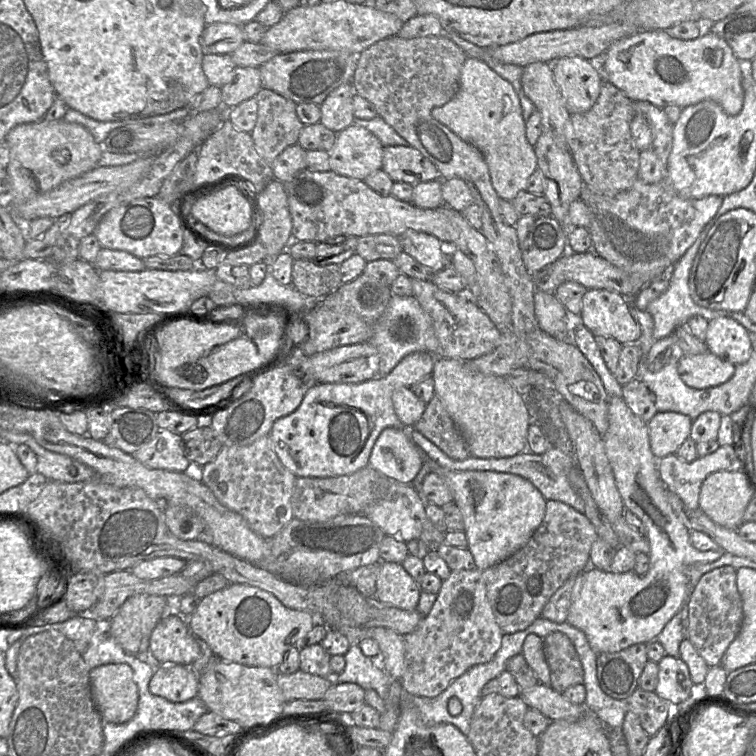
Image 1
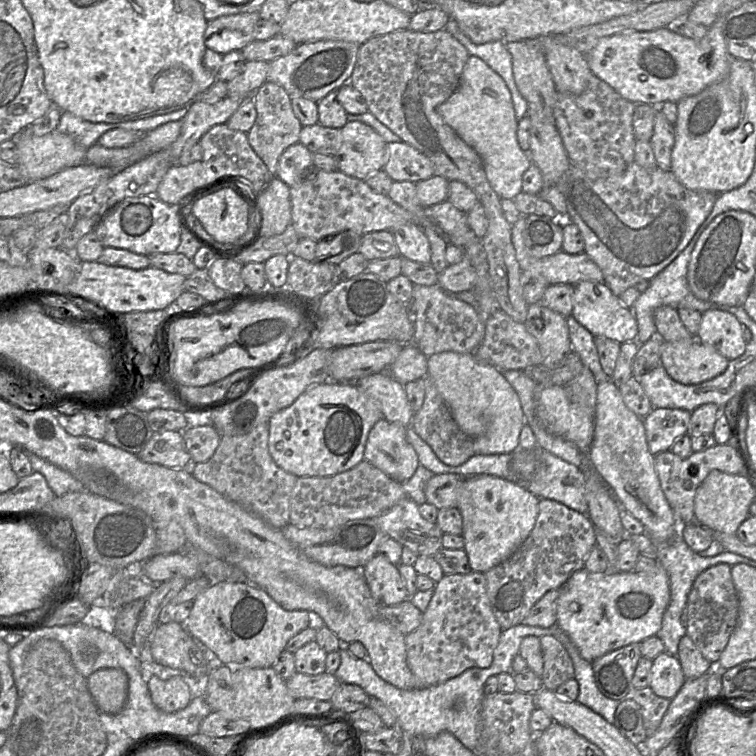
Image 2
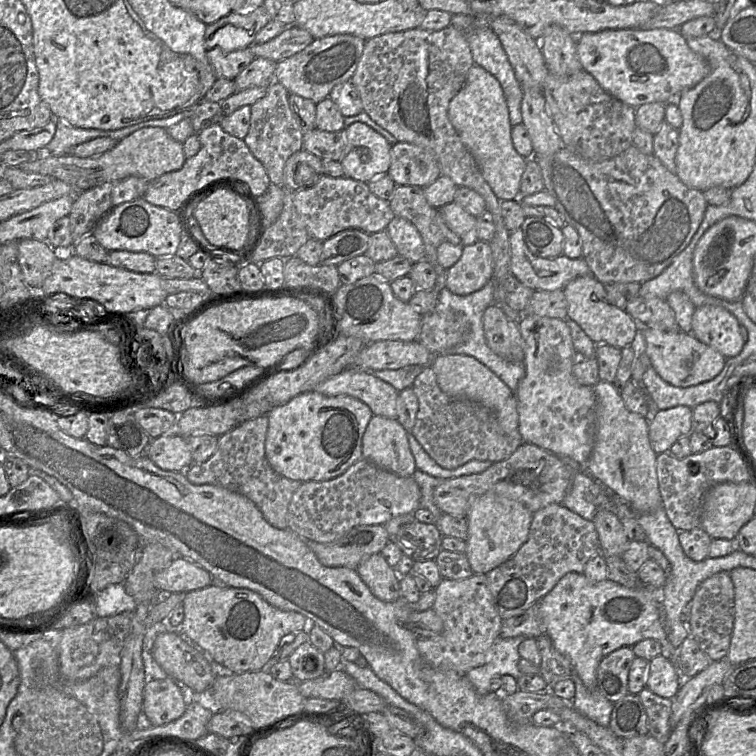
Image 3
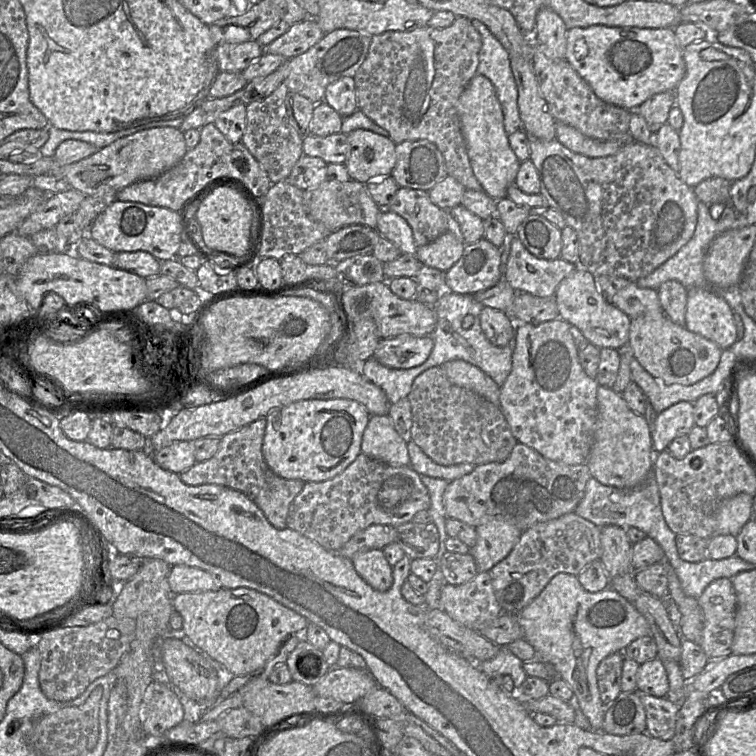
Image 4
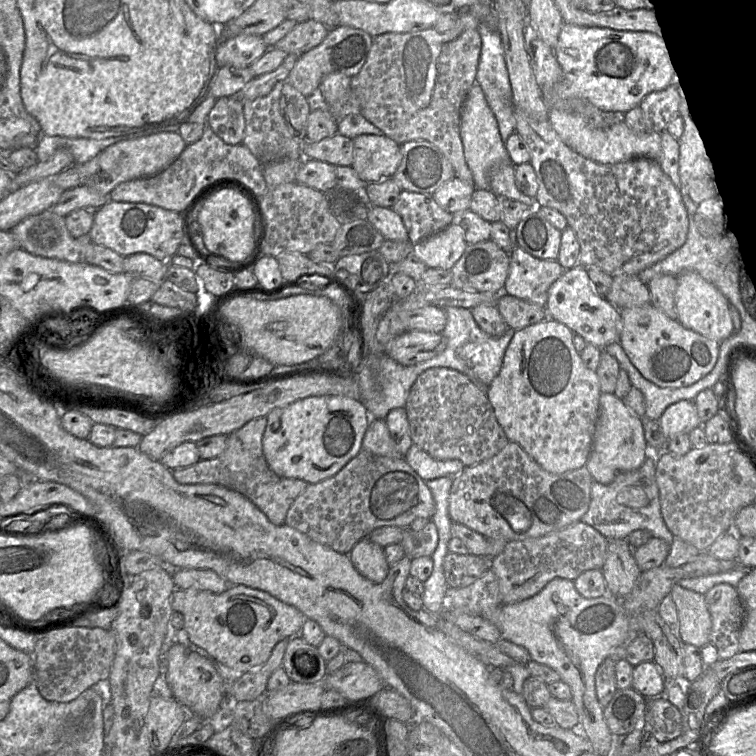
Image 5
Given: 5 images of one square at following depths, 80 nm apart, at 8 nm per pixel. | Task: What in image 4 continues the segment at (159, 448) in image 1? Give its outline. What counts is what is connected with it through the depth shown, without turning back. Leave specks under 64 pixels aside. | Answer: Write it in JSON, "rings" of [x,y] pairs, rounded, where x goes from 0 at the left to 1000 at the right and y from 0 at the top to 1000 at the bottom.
{"rings":[[[230,583],[200,599],[210,616],[233,627],[249,622],[259,612],[255,583]]]}

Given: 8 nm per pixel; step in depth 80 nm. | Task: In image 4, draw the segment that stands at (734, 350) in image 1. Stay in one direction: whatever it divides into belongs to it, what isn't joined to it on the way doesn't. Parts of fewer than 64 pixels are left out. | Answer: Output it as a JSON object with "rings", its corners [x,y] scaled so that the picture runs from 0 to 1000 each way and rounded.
{"rings":[[[927,381],[909,382],[906,433],[909,437],[944,452],[955,463],[964,460],[976,450],[968,407],[951,390]]]}

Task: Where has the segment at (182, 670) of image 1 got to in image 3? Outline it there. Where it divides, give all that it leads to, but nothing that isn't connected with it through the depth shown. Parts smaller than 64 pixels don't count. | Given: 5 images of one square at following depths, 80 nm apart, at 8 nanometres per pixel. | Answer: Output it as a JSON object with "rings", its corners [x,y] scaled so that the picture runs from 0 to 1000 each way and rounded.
{"rings":[[[224,894],[216,899],[194,901],[189,914],[188,943],[201,960],[220,959],[242,946],[246,931],[237,906]]]}

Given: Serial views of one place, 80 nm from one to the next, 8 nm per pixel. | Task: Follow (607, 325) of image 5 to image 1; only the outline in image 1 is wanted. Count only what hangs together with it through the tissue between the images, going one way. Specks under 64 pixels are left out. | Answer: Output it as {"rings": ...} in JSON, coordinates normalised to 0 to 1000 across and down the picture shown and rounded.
{"rings":[[[779,381],[770,393],[765,423],[786,443],[811,447],[823,456],[841,452],[848,443],[848,434],[833,414],[835,396],[808,384]]]}

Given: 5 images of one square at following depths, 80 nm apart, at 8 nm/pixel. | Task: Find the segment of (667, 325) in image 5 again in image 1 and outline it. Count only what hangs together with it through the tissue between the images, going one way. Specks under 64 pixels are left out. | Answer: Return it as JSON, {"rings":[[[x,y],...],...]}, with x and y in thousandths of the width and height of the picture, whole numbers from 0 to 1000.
{"rings":[[[939,464],[921,470],[903,468],[896,487],[903,505],[919,515],[952,509],[963,504],[972,492],[972,483],[952,475]]]}

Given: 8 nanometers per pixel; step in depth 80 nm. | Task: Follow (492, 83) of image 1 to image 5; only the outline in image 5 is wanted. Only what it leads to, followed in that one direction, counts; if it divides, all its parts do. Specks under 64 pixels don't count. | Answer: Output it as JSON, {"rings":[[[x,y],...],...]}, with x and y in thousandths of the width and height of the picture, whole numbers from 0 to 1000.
{"rings":[[[630,108],[622,118],[608,148],[608,172],[616,214],[624,226],[630,250],[647,250],[647,226],[661,214],[675,213],[673,204],[664,187],[657,159],[648,144],[636,114]]]}

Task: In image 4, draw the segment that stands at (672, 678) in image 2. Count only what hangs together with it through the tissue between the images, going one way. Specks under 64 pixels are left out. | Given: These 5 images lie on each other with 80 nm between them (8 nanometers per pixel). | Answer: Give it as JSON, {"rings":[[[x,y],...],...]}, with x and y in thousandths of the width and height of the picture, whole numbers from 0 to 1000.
{"rings":[[[865,870],[844,884],[841,892],[843,913],[866,922],[881,922],[885,902],[877,876]]]}

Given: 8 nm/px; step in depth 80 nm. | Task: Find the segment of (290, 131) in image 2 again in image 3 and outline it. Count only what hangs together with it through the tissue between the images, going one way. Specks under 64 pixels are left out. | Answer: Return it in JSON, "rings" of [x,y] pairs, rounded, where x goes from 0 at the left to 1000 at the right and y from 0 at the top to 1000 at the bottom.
{"rings":[[[369,108],[357,110],[352,126],[332,139],[331,168],[321,183],[333,204],[349,220],[357,242],[372,246],[374,246],[374,226],[378,213],[386,204],[401,197],[401,177],[384,144],[382,124]]]}

